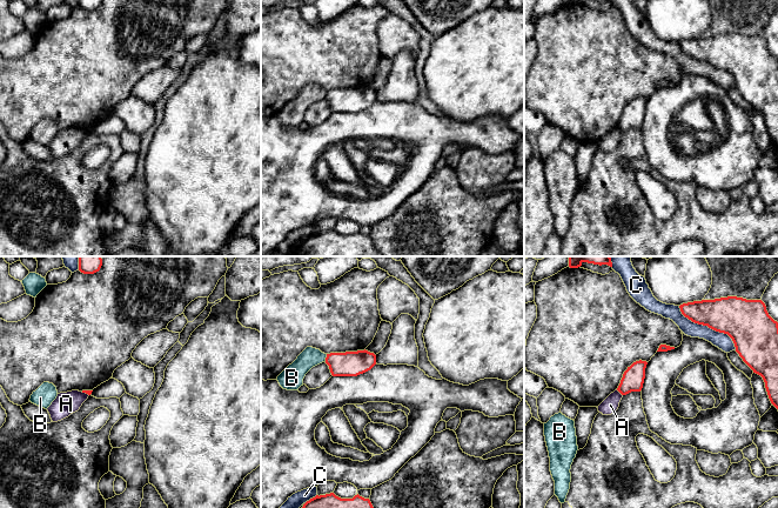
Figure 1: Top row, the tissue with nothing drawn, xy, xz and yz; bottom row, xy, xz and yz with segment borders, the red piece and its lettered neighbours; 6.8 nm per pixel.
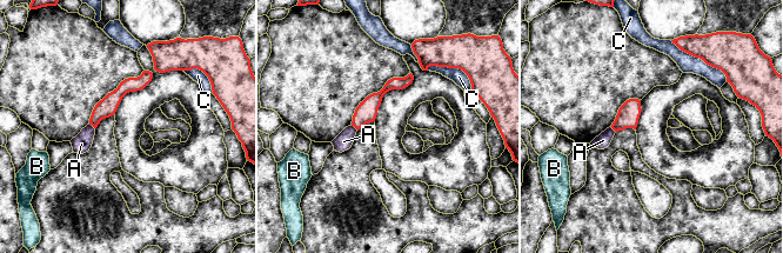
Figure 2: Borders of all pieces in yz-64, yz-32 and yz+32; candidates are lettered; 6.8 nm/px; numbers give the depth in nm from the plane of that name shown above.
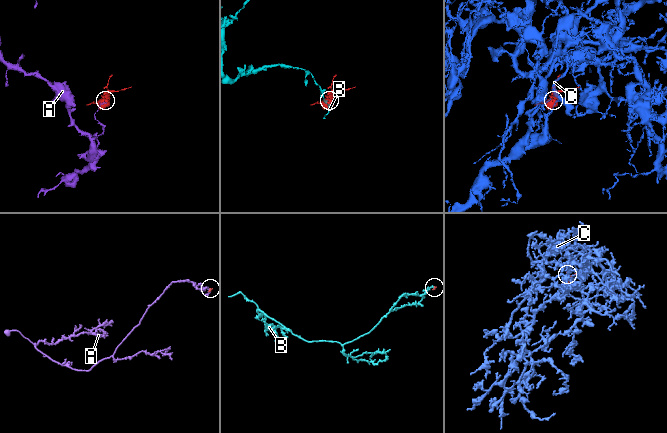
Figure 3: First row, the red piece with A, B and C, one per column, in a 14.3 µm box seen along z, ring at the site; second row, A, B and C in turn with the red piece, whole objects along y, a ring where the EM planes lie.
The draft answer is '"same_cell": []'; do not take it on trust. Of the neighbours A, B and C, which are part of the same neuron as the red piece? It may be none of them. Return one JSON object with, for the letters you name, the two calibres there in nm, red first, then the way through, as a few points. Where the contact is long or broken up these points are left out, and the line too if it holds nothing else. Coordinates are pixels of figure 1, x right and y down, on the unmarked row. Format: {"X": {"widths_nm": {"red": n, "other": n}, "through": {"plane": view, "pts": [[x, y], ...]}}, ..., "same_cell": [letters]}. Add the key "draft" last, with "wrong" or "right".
{"same_cell": [], "draft": "right"}

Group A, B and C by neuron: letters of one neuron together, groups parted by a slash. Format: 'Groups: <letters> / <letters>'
Groups: A / B / C

